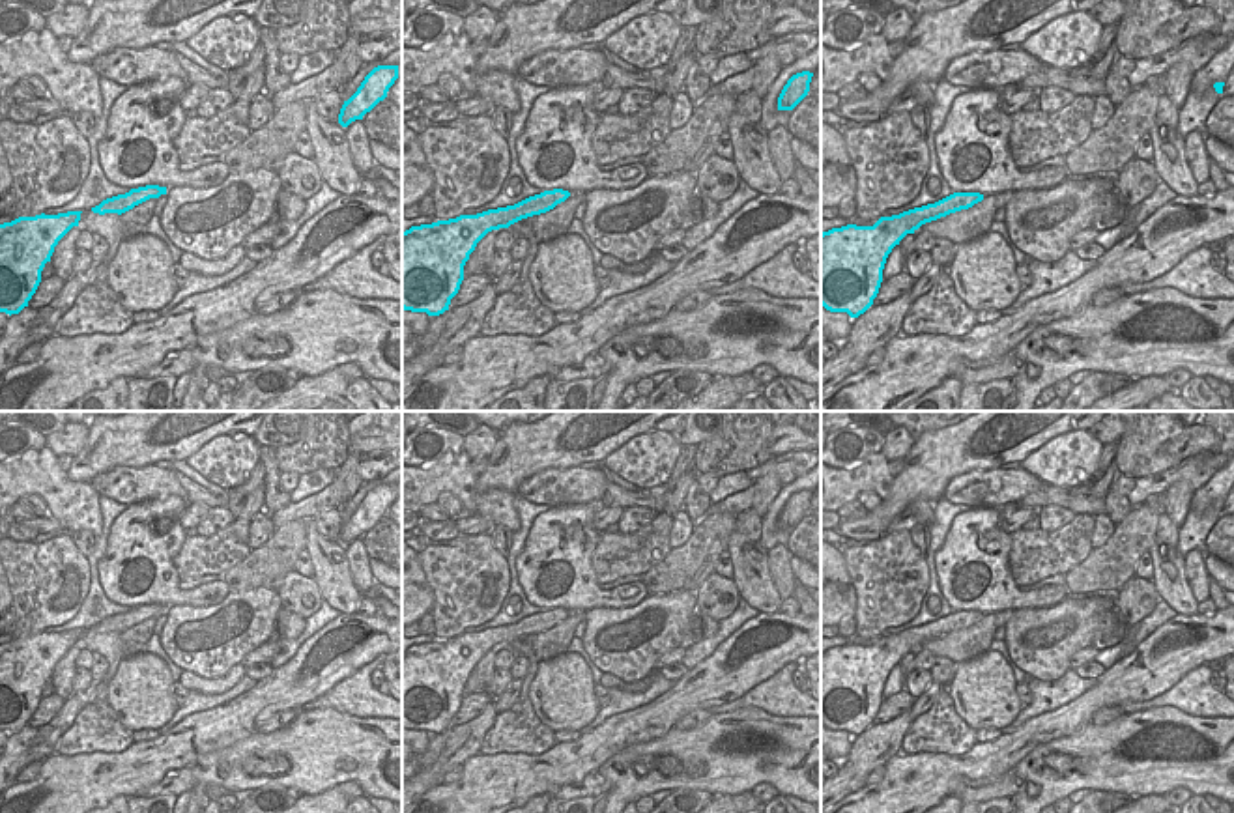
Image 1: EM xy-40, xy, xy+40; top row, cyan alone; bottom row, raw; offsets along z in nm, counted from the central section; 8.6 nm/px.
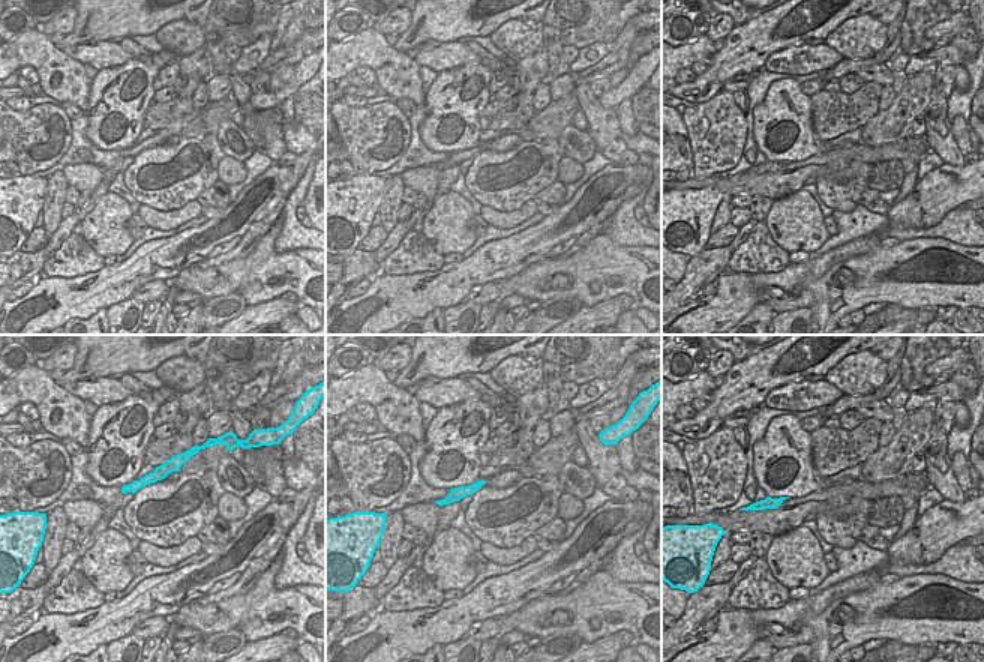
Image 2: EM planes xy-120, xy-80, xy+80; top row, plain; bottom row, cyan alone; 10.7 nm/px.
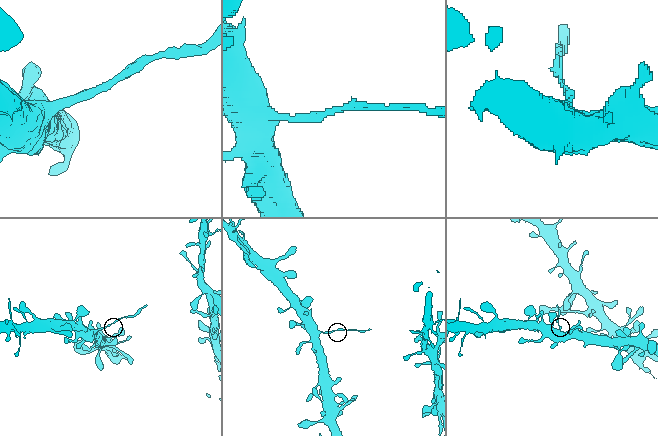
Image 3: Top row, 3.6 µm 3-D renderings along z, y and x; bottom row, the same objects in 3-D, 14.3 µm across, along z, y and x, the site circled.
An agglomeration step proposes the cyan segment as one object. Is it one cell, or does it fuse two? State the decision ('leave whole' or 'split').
split

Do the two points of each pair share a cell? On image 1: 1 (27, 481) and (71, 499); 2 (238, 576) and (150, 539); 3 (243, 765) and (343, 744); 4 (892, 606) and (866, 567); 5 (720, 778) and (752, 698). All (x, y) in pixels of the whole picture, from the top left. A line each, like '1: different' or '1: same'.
1: same
2: different
3: same
4: same
5: different

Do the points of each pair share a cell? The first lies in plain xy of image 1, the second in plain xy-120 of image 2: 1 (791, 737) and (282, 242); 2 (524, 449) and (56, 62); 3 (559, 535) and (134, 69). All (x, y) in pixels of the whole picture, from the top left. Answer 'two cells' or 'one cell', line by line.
1: two cells
2: two cells
3: one cell

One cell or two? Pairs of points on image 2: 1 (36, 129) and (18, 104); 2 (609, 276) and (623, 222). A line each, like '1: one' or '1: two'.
1: two
2: two

